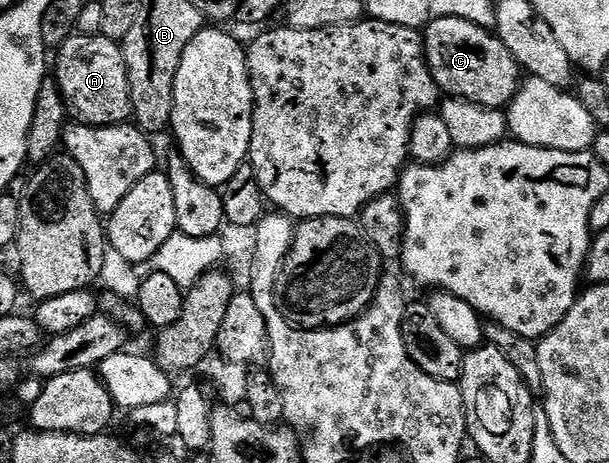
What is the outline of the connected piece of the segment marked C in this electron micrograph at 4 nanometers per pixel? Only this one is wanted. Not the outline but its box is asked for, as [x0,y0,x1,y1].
[424,18,524,109]

